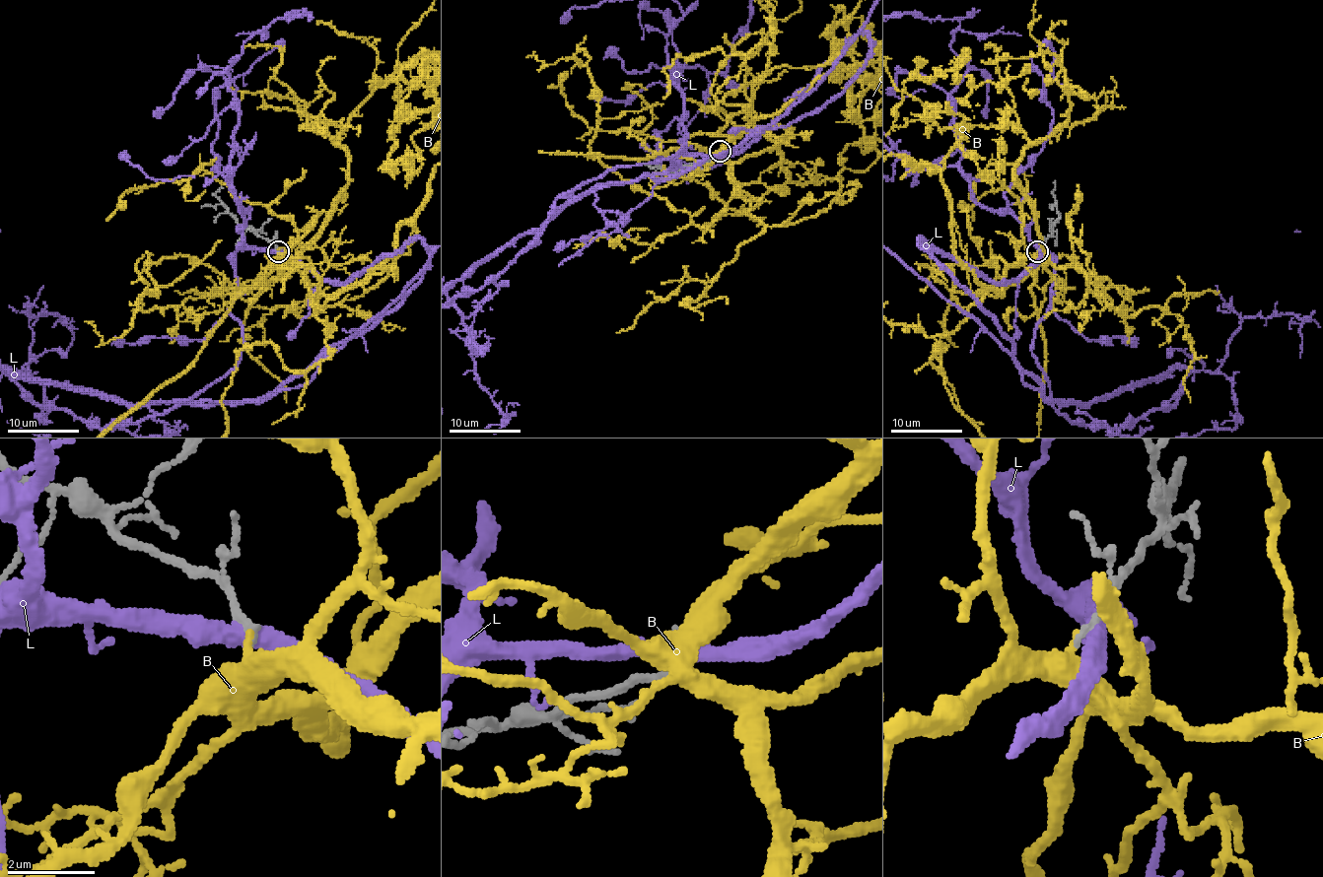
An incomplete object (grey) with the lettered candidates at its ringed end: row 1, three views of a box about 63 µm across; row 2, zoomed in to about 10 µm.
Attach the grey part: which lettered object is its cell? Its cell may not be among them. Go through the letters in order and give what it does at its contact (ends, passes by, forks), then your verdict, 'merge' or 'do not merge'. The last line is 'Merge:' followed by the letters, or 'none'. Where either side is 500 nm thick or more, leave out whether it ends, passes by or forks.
B: it ends there; merge
L: it passes by; do not merge
Merge: B

